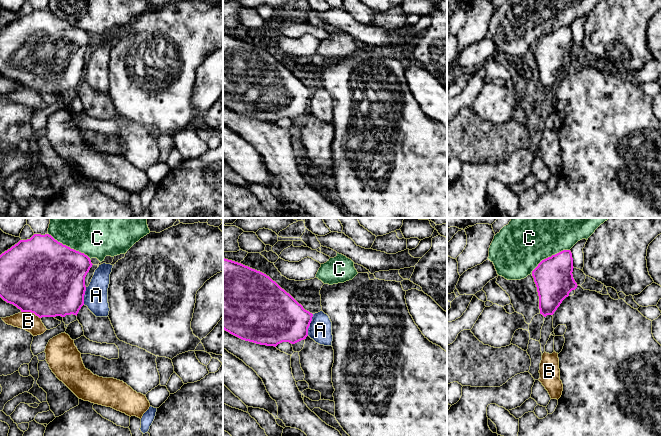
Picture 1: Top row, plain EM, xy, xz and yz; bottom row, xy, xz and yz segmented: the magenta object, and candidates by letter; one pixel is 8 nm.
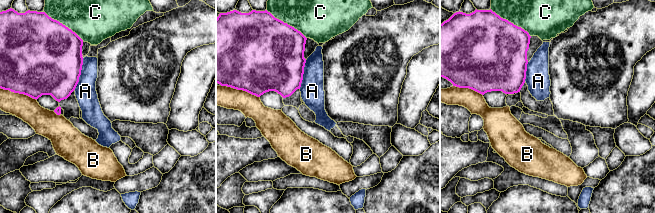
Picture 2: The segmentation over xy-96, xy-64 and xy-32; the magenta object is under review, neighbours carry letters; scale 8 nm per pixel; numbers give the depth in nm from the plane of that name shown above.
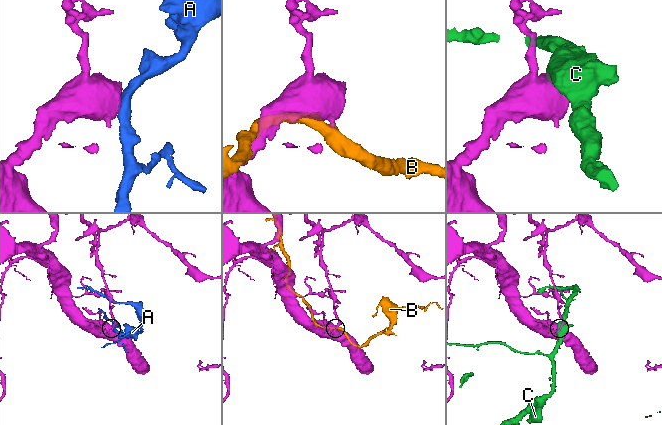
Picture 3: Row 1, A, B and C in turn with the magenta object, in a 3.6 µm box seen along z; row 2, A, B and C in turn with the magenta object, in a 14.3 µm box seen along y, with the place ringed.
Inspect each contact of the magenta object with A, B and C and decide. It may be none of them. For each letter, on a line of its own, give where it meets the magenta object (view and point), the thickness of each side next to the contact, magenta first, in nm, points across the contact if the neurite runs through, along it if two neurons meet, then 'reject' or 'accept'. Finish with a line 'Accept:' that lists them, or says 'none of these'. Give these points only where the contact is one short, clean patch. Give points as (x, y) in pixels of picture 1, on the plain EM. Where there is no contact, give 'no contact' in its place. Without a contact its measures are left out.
A: contact xz (309, 101); calibres 380 and 190 nm; border xz (313, 90), (307, 111); reject
B: contact xy (31, 88); calibres 500 and 150 nm; reject
C: contact xy (69, 23); calibres 500 and 280 nm; reject
Accept: none of these

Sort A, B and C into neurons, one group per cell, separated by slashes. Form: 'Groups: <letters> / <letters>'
Groups: A / B / C

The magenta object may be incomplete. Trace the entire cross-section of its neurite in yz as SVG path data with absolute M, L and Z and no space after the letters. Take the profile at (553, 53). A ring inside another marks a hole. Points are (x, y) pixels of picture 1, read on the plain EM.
M563 26L551 33L542 36L532 47L532 52L537 63L539 72L540 90L544 93L553 91L562 77L569 72L572 66L577 64L573 54L573 34L570 26Z

